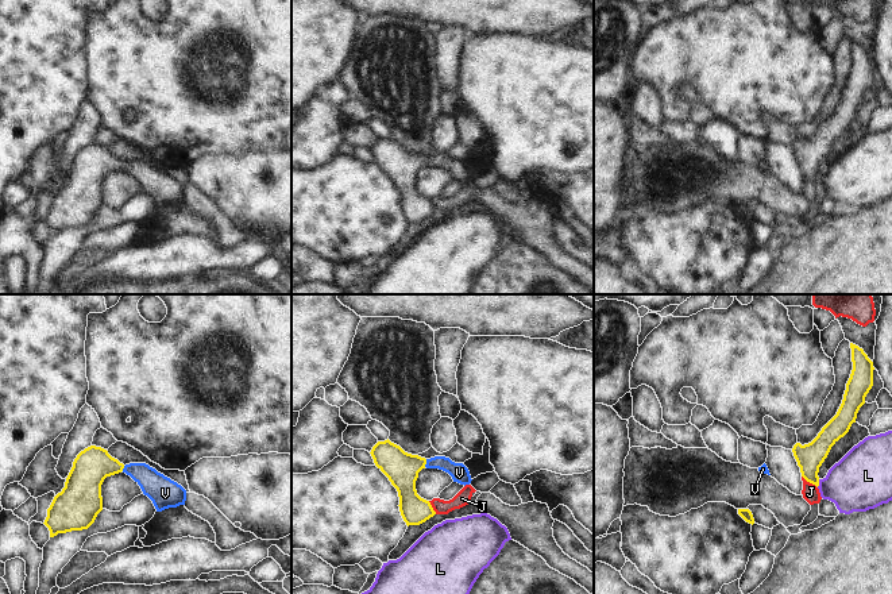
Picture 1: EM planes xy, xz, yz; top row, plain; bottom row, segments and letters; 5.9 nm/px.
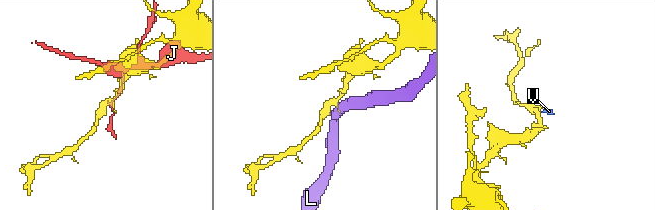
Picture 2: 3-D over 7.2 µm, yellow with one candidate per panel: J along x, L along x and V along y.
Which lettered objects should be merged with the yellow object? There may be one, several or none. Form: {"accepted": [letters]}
{"accepted": ["V"]}

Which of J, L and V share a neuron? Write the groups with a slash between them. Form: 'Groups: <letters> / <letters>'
Groups: J / L / V

